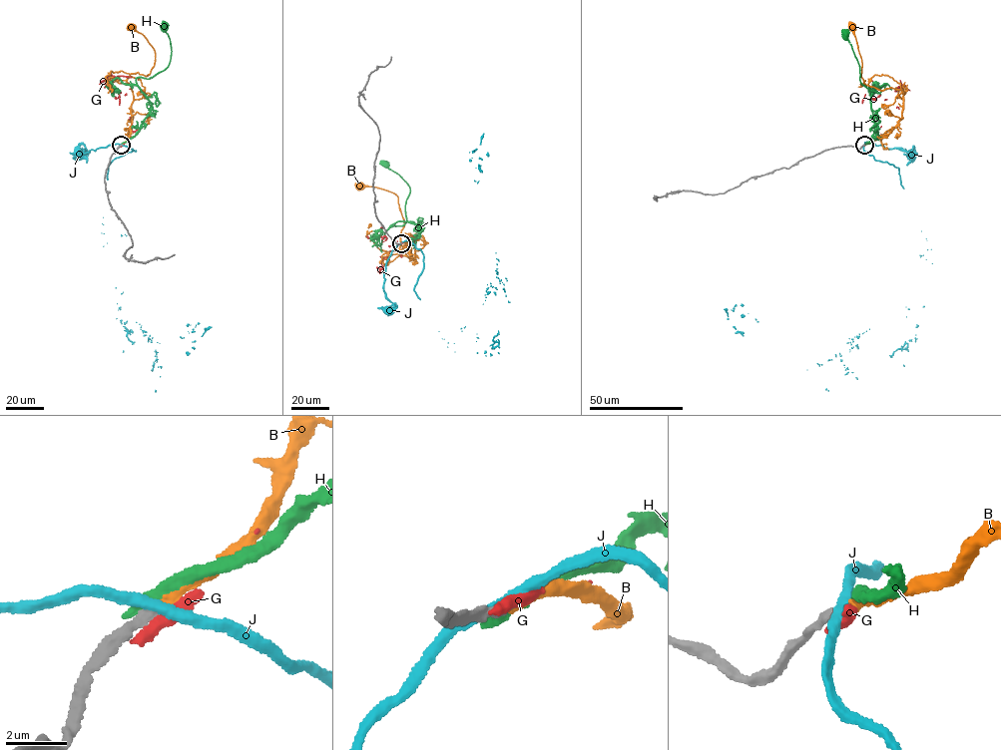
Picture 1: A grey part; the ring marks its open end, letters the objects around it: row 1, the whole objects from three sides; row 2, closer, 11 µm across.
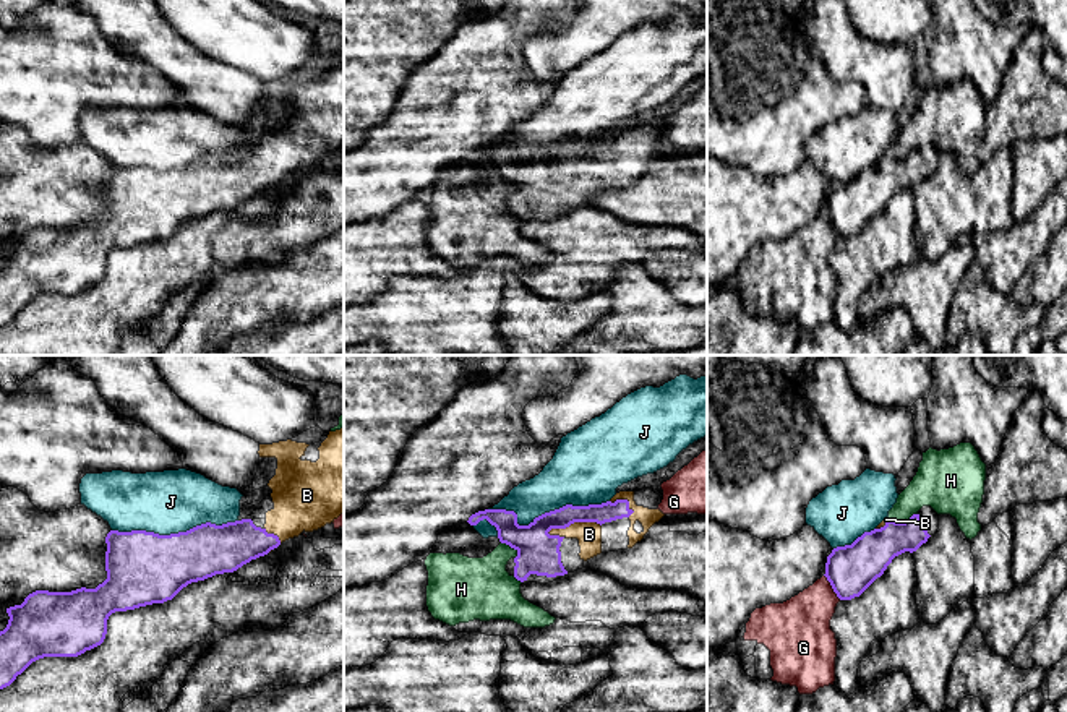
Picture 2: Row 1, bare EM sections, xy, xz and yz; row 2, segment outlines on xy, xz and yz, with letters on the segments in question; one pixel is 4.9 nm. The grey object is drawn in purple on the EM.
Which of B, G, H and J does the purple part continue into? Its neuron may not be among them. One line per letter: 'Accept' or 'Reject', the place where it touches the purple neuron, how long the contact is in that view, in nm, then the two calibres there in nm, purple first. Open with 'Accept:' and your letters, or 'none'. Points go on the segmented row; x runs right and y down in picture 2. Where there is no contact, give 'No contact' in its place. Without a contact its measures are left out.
Accept: B
B: Accept. Touches purple at xz (573, 523). Shared border 280 nm. Thickness 220 nm (purple) against 130 nm
G: Reject. Touches purple at yz (832, 587). Shared border 150 nm. Thickness 240 nm (purple) against 300 nm
H: Reject. Touches purple at yz (902, 523). Shared border 150 nm. Thickness 220 nm (purple) against 220 nm
J: Reject. Touches purple at xz (545, 513). Shared border 600 nm. Thickness 220 nm (purple) against 300 nm

